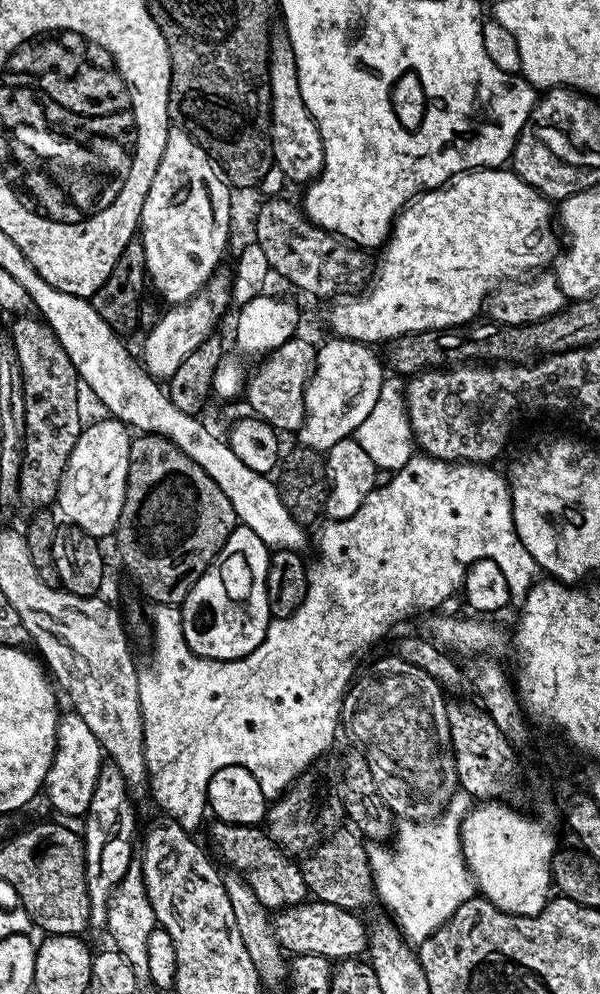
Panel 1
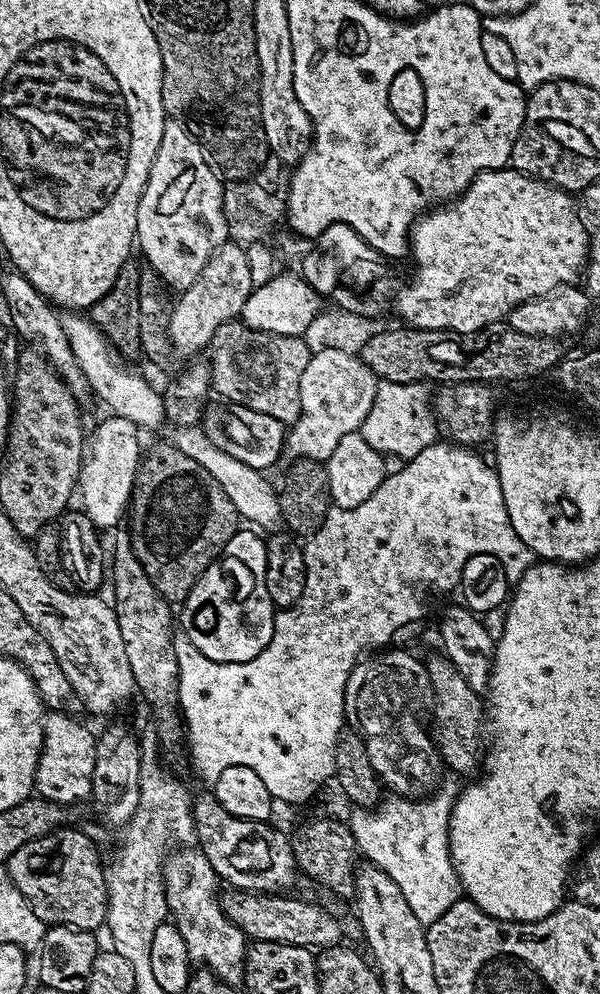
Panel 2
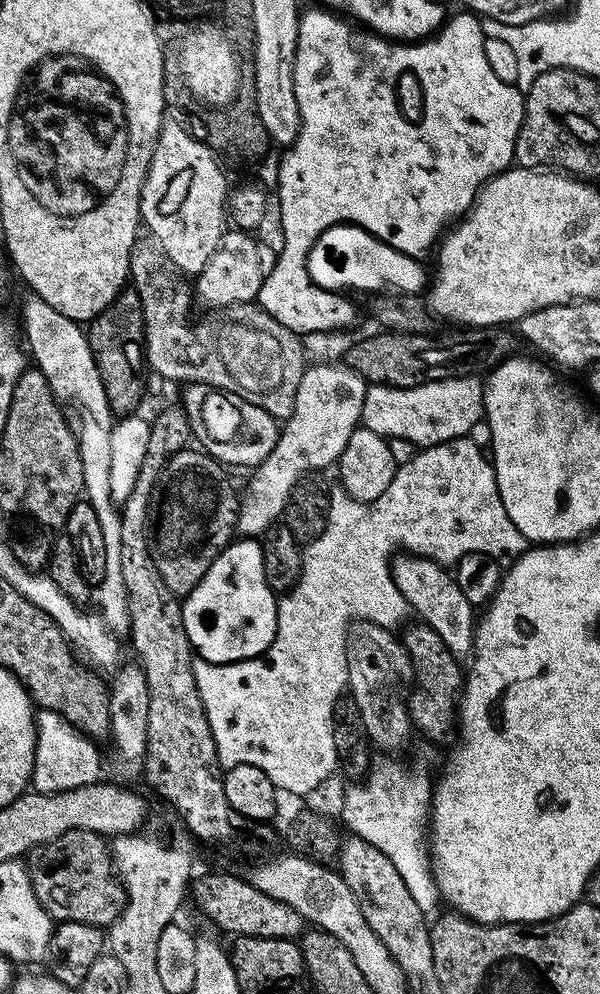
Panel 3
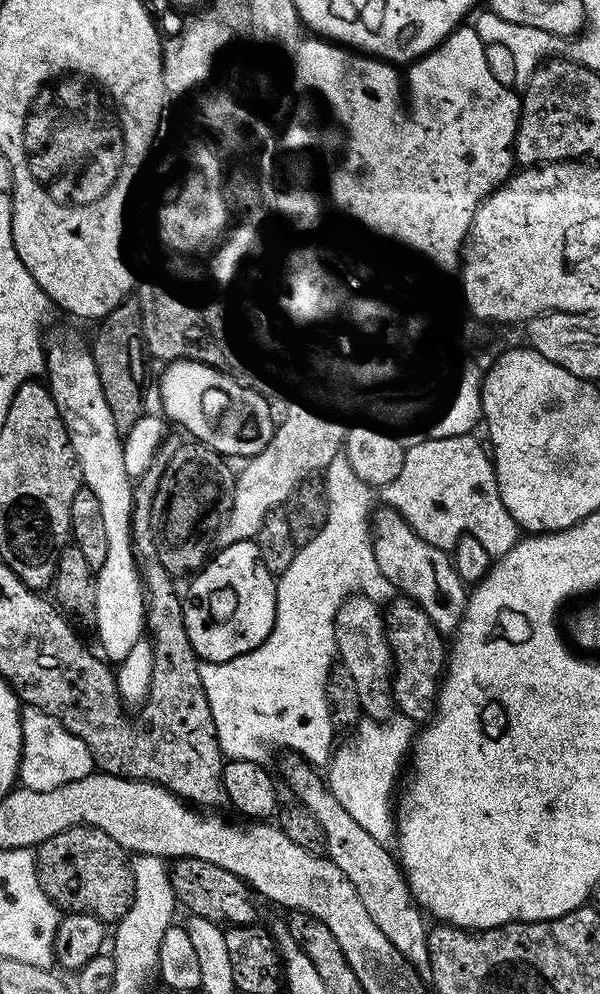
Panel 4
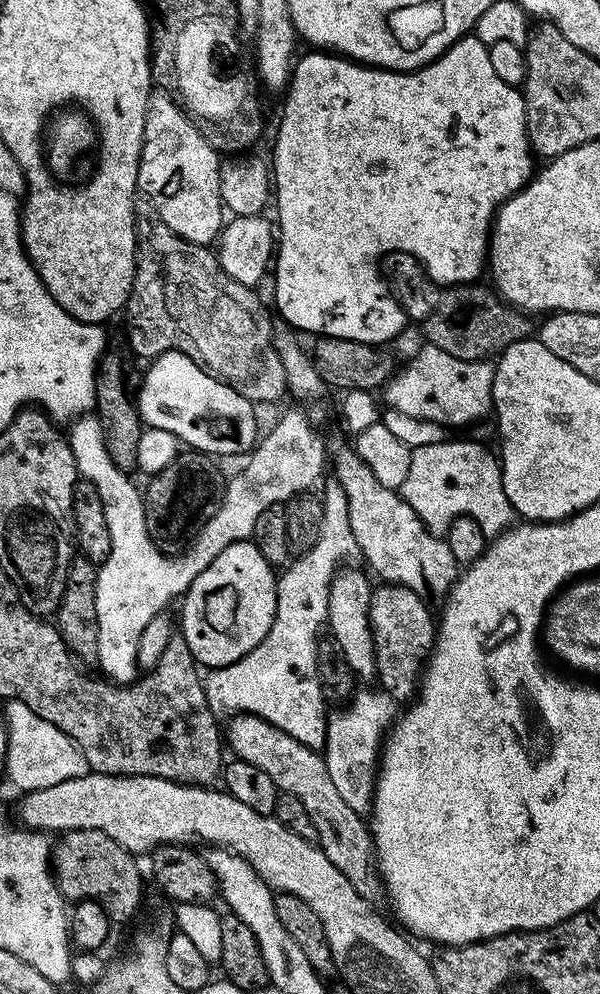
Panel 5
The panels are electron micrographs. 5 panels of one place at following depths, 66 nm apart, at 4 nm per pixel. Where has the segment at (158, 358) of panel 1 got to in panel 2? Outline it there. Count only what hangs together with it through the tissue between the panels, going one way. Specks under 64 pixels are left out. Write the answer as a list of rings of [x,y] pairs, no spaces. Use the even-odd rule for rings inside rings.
[[[225,242],[218,250],[214,250],[210,262],[202,266],[202,274],[198,274],[196,281],[177,295],[180,297],[175,297],[167,332],[171,347],[176,352],[205,349],[220,324],[235,320],[243,313],[246,298],[250,298],[252,290],[250,263],[245,245]]]

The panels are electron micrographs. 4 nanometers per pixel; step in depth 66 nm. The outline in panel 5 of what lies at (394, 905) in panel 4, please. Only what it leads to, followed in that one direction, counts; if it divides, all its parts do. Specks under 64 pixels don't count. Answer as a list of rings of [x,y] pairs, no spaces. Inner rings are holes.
[[[236,714],[229,720],[232,721],[229,722],[228,728],[226,724],[226,744],[230,752],[230,747],[232,747],[231,755],[235,759],[250,762],[250,766],[258,766],[258,770],[267,774],[281,793],[293,795],[302,802],[317,831],[315,843],[324,851],[326,858],[330,858],[330,862],[334,862],[334,866],[338,866],[338,870],[342,870],[342,874],[346,874],[346,878],[350,878],[350,886],[354,886],[354,890],[358,890],[358,894],[363,900],[375,901],[375,896],[381,895],[382,881],[378,875],[378,865],[372,847],[369,825],[361,813],[350,810],[350,806],[346,806],[345,800],[338,795],[338,790],[330,778],[330,770],[326,770],[323,755],[317,749],[302,746],[302,742],[298,742],[298,738],[290,738],[290,734],[278,730],[278,726],[257,716]]]

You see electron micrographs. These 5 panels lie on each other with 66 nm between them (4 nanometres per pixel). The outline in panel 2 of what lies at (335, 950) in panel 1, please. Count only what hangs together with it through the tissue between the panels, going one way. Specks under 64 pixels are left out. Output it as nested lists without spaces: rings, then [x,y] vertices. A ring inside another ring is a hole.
[[[228,890],[228,893],[223,893],[222,903],[230,922],[237,924],[249,941],[265,940],[313,950],[323,950],[341,943],[339,922],[326,909],[307,904],[304,900],[295,900],[292,894]]]

